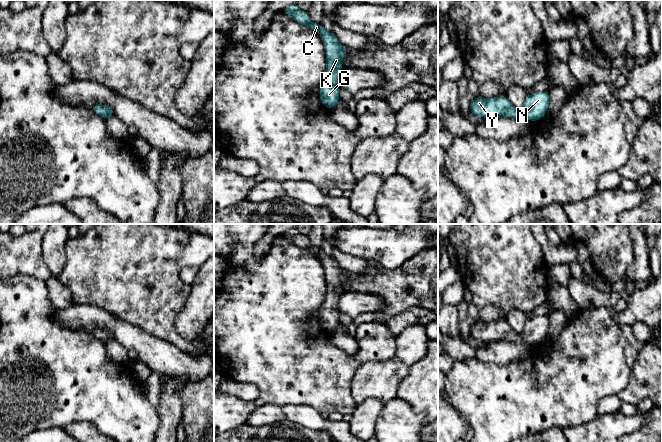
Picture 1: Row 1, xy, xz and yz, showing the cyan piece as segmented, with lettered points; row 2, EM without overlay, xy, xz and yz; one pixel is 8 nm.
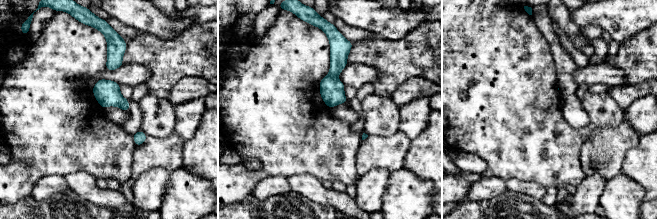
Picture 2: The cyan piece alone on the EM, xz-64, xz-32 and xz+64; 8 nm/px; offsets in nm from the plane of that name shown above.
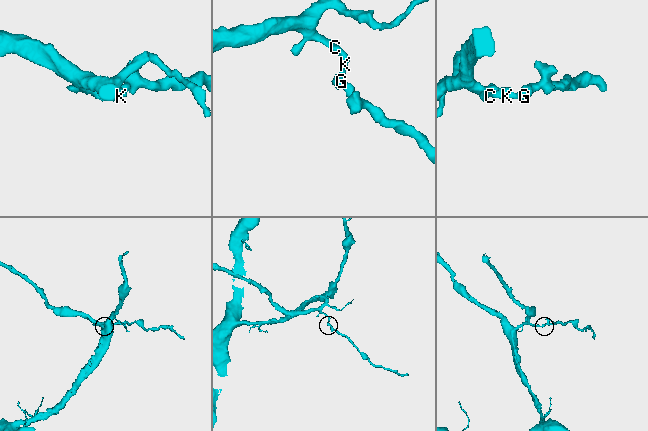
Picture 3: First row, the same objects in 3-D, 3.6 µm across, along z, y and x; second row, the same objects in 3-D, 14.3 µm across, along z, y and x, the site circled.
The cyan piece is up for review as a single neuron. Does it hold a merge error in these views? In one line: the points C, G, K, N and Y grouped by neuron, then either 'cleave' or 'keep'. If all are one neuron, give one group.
groups C G K N Y; keep

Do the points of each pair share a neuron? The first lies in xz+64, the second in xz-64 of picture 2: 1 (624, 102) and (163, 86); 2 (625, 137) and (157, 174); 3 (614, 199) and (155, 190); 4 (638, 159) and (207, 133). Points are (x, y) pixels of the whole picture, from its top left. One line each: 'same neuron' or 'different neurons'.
1: different neurons
2: different neurons
3: different neurons
4: same neuron

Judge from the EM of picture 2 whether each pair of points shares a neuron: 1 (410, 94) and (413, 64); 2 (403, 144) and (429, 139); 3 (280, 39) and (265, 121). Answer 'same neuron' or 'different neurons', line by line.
1: different neurons
2: different neurons
3: same neuron

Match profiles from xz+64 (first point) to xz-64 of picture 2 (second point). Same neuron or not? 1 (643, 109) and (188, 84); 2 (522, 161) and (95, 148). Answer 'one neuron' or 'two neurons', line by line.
1: two neurons
2: one neuron

